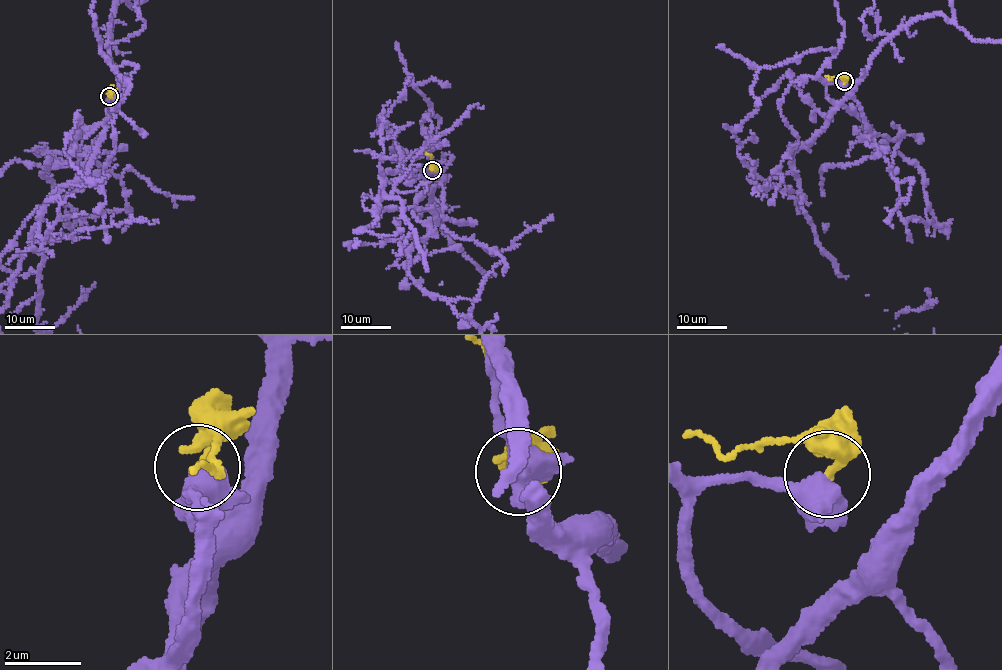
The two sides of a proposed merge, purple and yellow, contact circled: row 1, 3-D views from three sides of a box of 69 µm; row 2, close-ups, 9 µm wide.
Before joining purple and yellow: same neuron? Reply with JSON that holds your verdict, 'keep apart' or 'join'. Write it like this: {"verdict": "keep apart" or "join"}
{"verdict": "keep apart"}

